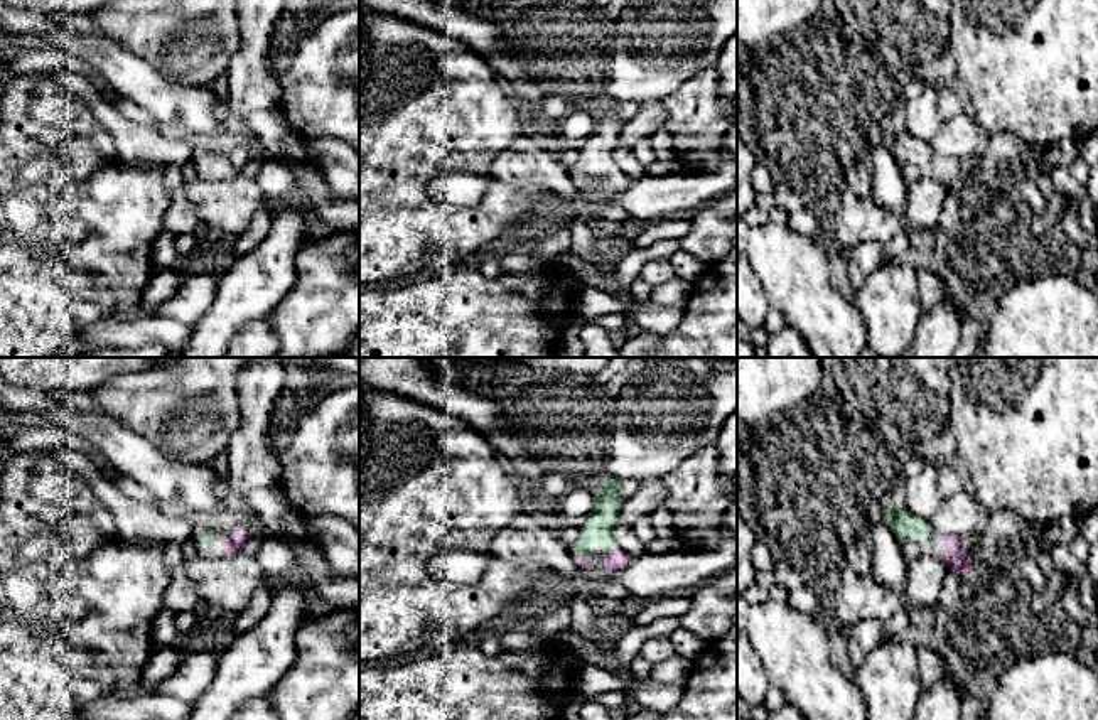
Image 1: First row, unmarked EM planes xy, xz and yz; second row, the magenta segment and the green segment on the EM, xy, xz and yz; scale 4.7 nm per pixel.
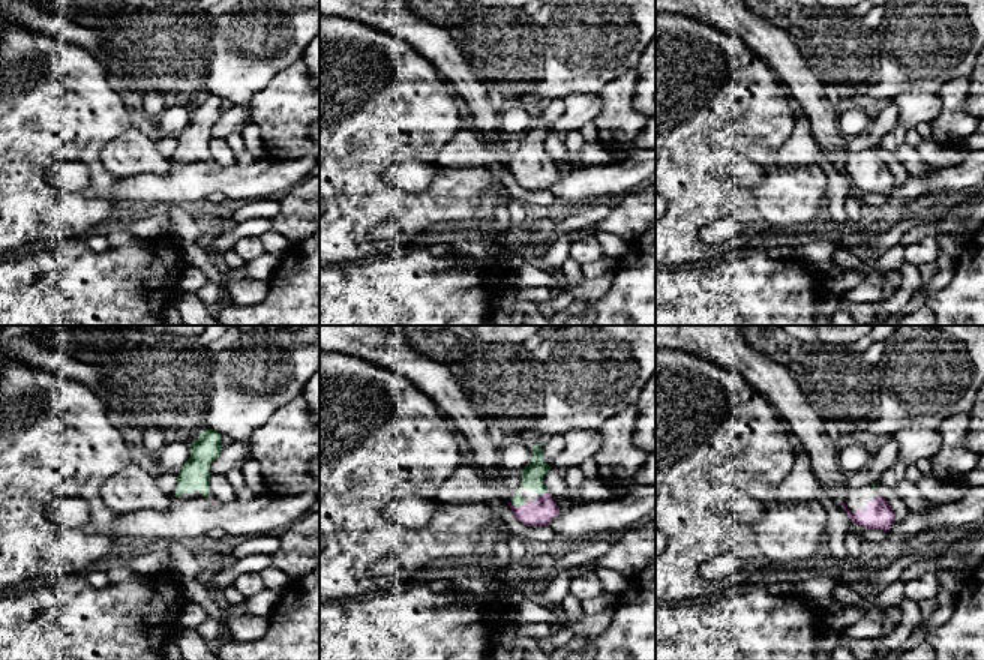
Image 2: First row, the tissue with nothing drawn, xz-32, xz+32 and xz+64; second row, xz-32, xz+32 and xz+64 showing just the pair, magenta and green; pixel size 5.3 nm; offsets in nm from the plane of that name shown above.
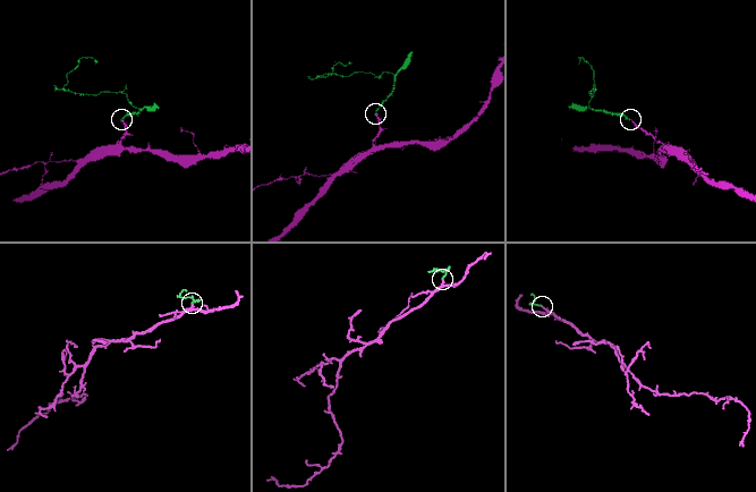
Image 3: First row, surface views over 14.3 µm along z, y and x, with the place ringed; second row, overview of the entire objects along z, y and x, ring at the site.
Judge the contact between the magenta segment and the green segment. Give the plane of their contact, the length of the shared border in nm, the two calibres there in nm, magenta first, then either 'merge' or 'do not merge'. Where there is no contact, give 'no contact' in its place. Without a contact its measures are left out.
xz | 70 nm | 100/140 nm | merge

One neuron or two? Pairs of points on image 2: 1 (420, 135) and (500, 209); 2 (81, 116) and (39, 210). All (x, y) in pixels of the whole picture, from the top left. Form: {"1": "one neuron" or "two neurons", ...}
{"1": "two neurons", "2": "one neuron"}

